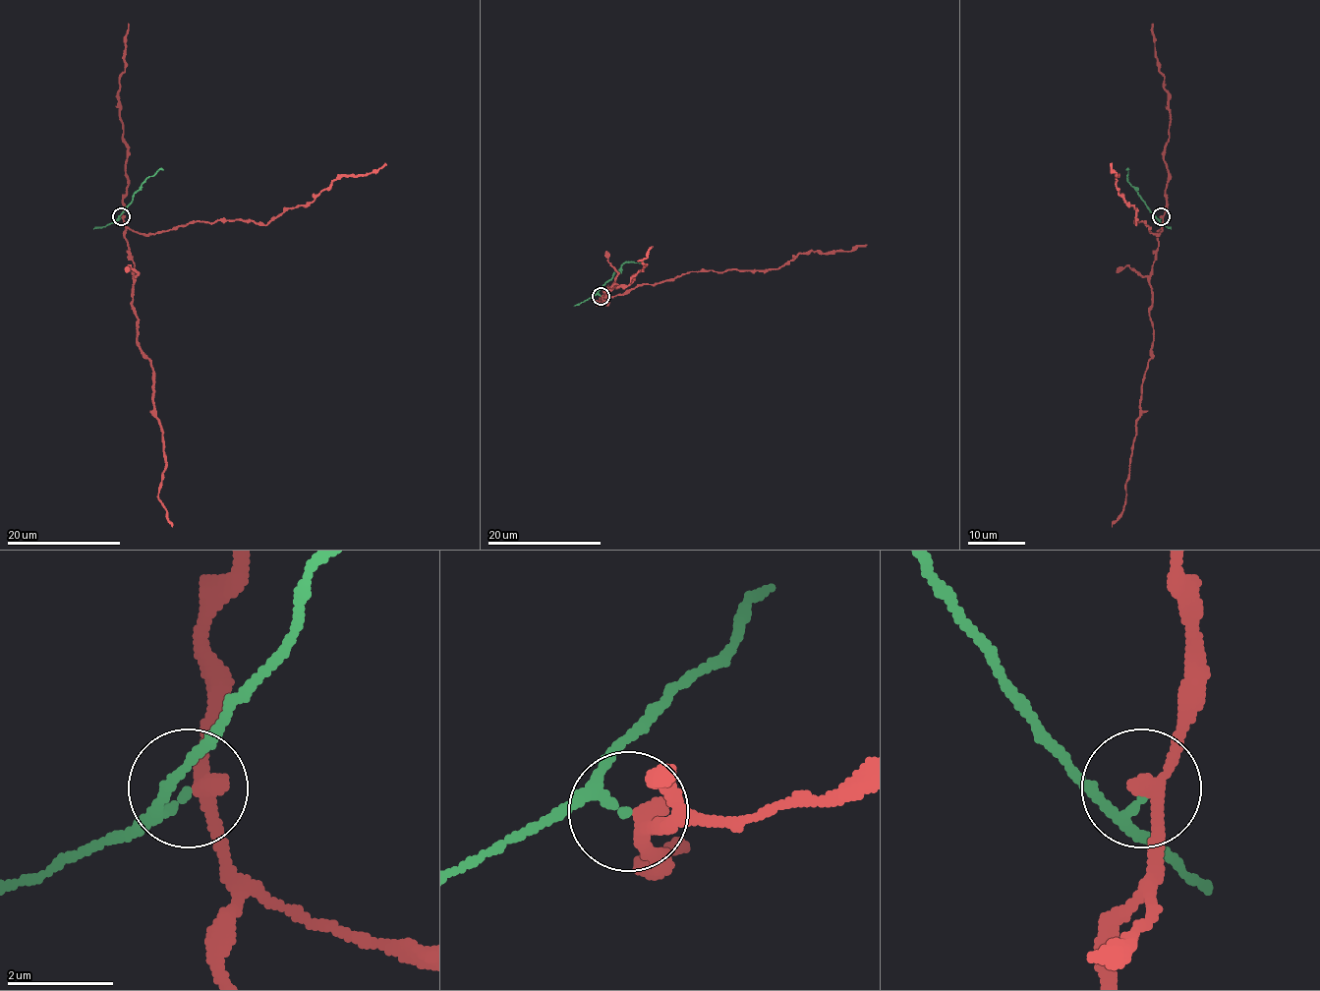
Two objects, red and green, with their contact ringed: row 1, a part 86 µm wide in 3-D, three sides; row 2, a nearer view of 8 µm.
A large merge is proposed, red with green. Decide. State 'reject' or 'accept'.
reject

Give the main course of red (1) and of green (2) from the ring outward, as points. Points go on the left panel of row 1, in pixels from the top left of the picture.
1: (121, 216), (134, 263), (137, 346), (152, 369), (153, 416), (162, 433), (165, 470), (158, 499), (172, 527)
2: (121, 216), (145, 181), (164, 169)

